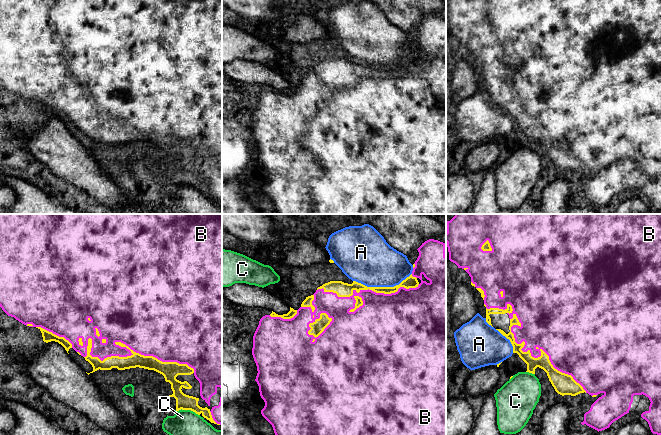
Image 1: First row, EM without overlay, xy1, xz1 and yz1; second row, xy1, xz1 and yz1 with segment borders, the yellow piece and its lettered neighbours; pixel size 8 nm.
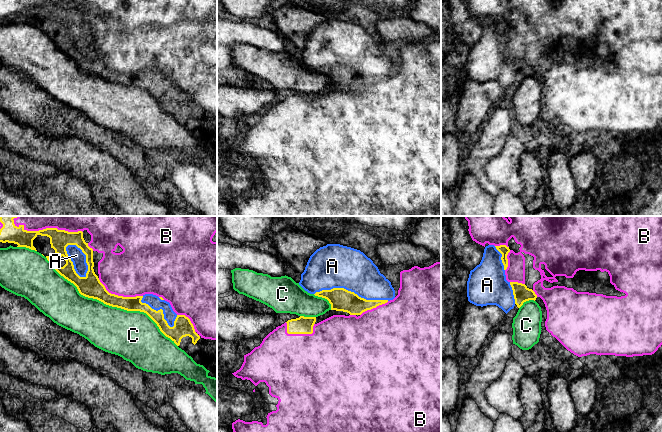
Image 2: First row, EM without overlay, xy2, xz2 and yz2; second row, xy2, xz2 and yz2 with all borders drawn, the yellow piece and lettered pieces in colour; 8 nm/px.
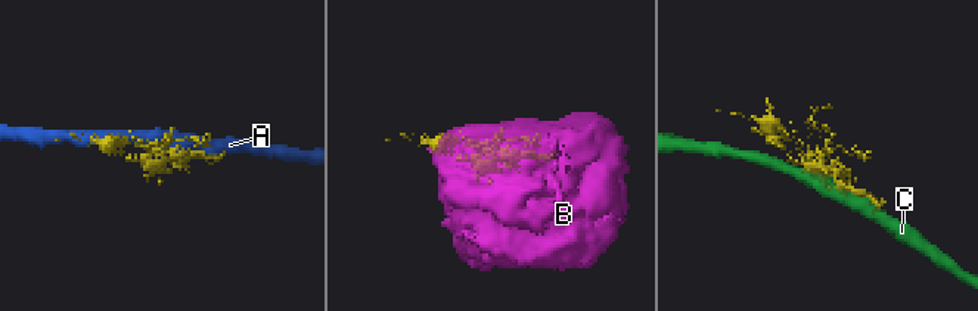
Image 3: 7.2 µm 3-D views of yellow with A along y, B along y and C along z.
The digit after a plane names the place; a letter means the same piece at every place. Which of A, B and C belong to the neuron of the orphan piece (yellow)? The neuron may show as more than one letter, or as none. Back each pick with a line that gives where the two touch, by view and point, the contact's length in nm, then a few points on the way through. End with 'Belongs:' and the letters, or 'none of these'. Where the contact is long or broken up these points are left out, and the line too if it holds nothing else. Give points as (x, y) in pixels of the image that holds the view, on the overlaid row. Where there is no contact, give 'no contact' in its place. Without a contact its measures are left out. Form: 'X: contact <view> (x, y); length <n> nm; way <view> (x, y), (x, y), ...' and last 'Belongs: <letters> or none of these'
B: contact yz1 (524, 344); length 1100 nm
Belongs: B

